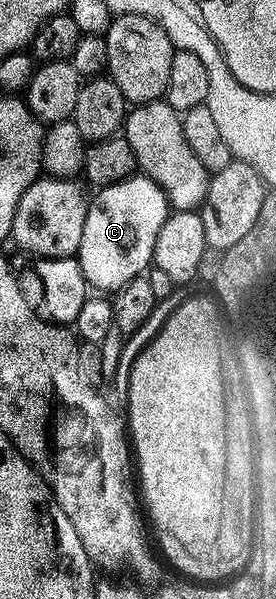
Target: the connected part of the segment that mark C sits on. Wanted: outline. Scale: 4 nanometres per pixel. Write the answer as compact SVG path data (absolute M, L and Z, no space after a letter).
M140 173L128 175L126 179L116 179L115 182L100 188L90 198L87 221L83 221L83 241L79 241L79 249L75 256L78 265L83 269L86 284L90 288L98 287L101 290L98 292L101 293L116 293L132 279L144 276L153 261L155 237L159 237L159 229L163 229L163 221L170 213L171 208L165 200L163 189L159 189L155 181Z

